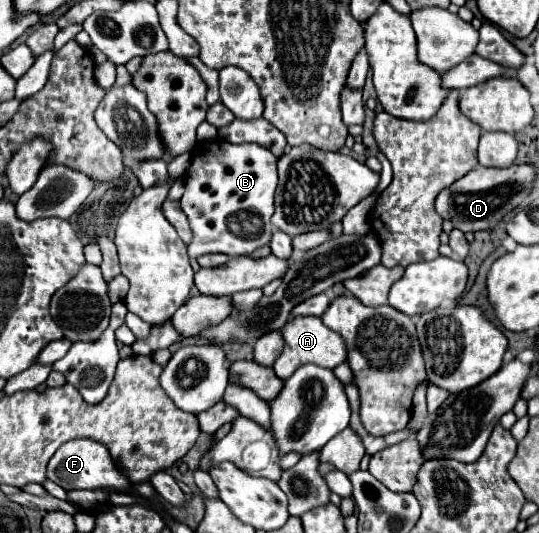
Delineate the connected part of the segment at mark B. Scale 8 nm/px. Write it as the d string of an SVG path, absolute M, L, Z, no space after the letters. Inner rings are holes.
M216 139L210 143L214 143L214 151L205 148L197 150L193 155L186 175L186 191L180 199L182 211L186 213L190 227L194 231L194 239L188 245L188 257L198 259L204 253L226 253L230 257L250 255L256 247L266 245L272 235L270 217L275 211L278 159L272 155L272 151L256 143L234 145L224 139ZM238 211L256 213L262 219L262 223L266 223L266 229L248 239L230 233L226 219Z

